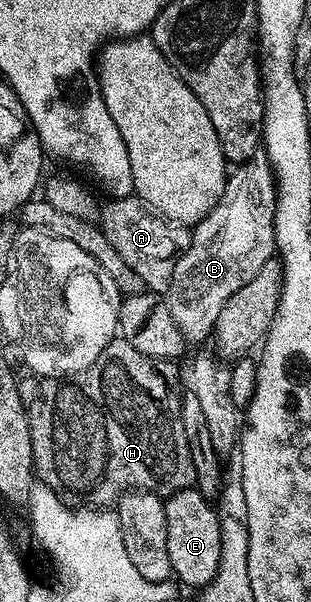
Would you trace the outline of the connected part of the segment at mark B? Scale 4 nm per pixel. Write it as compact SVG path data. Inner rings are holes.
M255 156L235 165L229 171L226 190L216 208L195 222L190 236L190 247L179 256L172 272L170 289L164 301L170 305L172 320L180 328L187 343L194 344L213 331L220 316L220 308L232 292L244 288L264 264L275 257L274 213L276 192L274 174L265 156Z

